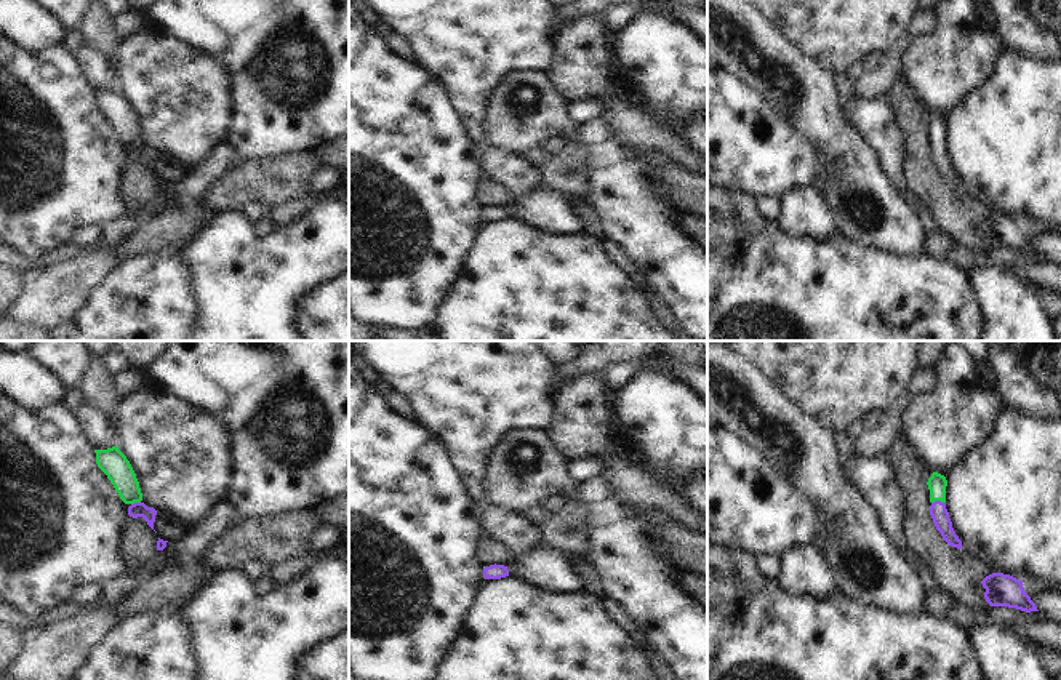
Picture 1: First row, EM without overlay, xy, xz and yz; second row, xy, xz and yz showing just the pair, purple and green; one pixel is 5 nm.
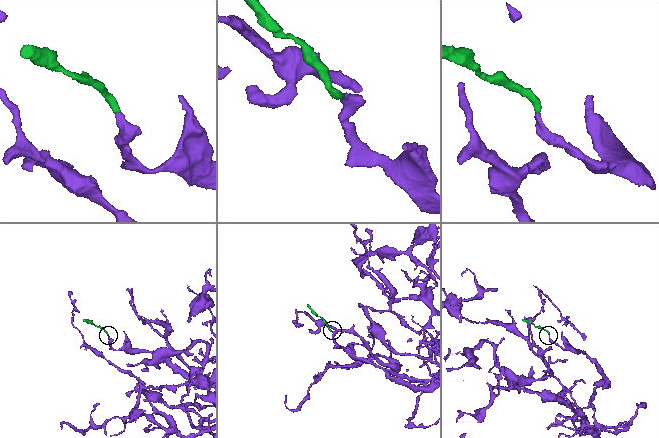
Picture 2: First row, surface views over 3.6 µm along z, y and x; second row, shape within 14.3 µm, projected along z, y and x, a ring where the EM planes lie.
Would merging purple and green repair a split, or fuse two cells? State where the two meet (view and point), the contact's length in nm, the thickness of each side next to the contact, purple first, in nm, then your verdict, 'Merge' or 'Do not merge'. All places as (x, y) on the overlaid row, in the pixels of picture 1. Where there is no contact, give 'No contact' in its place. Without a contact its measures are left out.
Touches purple at yz (938, 501). Shared border 70 nm. Thickness 90 nm (purple) against 100 nm. Merge.

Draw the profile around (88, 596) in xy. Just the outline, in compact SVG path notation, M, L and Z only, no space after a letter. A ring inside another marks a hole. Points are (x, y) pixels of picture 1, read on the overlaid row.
M102 582L80 587L74 592L72 602L80 606L93 606L99 600L102 589Z

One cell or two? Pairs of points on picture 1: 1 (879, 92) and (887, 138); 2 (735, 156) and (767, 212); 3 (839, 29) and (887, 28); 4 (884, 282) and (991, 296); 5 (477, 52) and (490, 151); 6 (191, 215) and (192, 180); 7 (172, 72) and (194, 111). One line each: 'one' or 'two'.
1: two
2: two
3: one
4: two
5: one
6: two
7: one

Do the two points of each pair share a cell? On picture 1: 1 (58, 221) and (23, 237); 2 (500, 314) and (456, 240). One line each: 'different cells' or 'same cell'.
1: same cell
2: different cells

